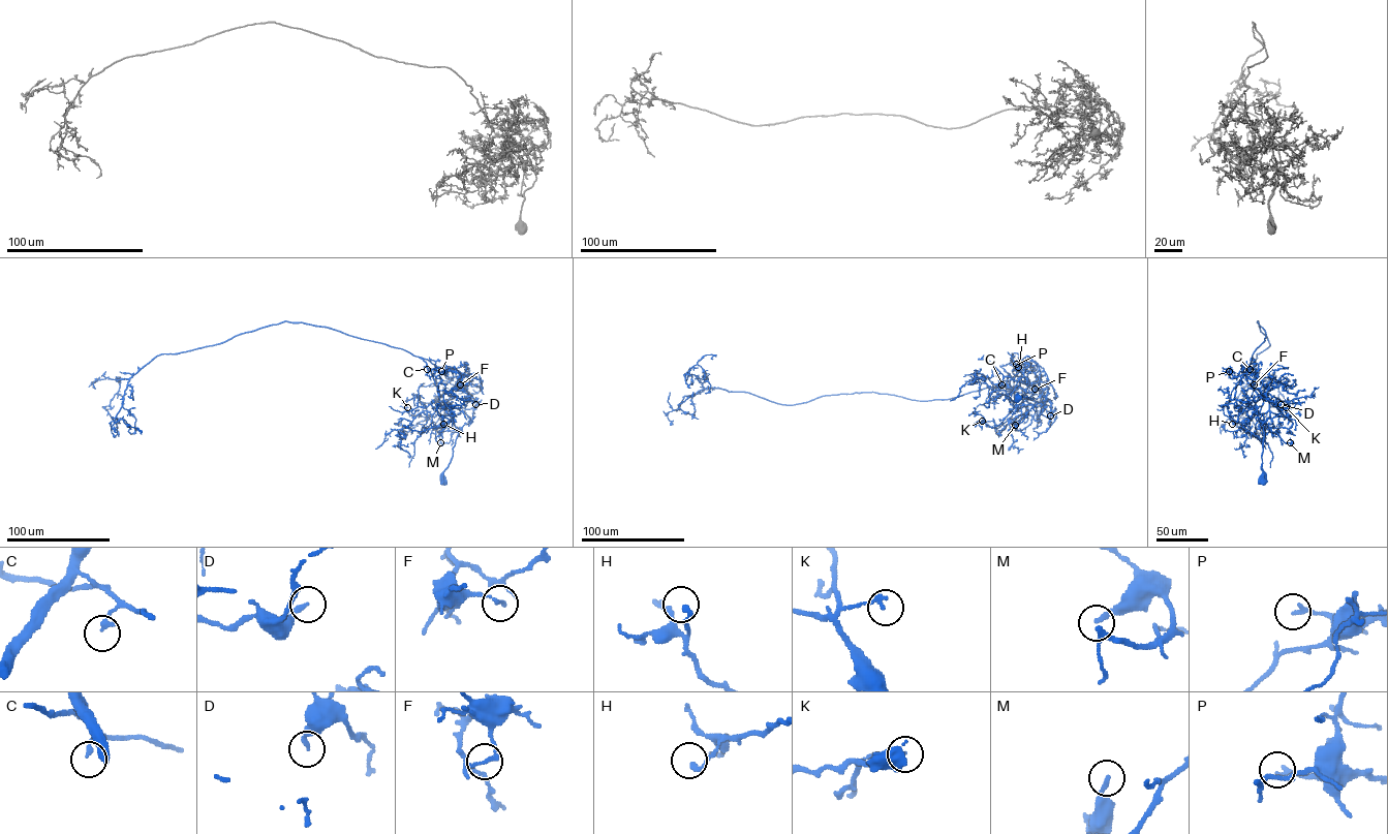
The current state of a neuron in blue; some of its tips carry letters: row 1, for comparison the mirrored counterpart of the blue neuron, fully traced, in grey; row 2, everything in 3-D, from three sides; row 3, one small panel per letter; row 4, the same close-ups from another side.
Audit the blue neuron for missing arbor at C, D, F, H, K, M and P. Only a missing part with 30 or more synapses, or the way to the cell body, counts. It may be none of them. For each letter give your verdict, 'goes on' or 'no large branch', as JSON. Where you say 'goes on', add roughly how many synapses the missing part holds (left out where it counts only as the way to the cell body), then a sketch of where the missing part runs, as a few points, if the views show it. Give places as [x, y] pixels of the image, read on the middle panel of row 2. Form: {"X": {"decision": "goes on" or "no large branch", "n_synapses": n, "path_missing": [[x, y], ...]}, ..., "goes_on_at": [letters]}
{"C": {"decision": "no large branch"}, "D": {"decision": "no large branch"}, "F": {"decision": "no large branch"}, "H": {"decision": "no large branch"}, "K": {"decision": "no large branch"}, "M": {"decision": "no large branch"}, "P": {"decision": "no large branch"}, "goes_on_at": []}

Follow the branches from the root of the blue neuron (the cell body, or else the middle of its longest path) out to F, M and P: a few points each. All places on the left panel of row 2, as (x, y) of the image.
F: (443, 482), (443, 472), (451, 460), (458, 431), (436, 406), (439, 398), (461, 378), (460, 384)
M: (443, 482), (458, 433), (443, 416), (441, 433), (459, 431), (449, 442), (440, 442)
P: (443, 482), (458, 431), (436, 406), (461, 377), (459, 371), (462, 373), (458, 377), (454, 371), (441, 371)

